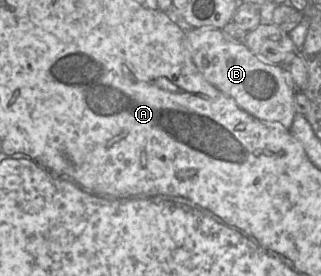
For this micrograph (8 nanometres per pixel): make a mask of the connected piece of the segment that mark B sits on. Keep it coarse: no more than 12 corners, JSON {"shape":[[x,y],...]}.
{"shape":[[186,27],[194,66],[258,120],[290,131],[279,64],[222,29]]}

